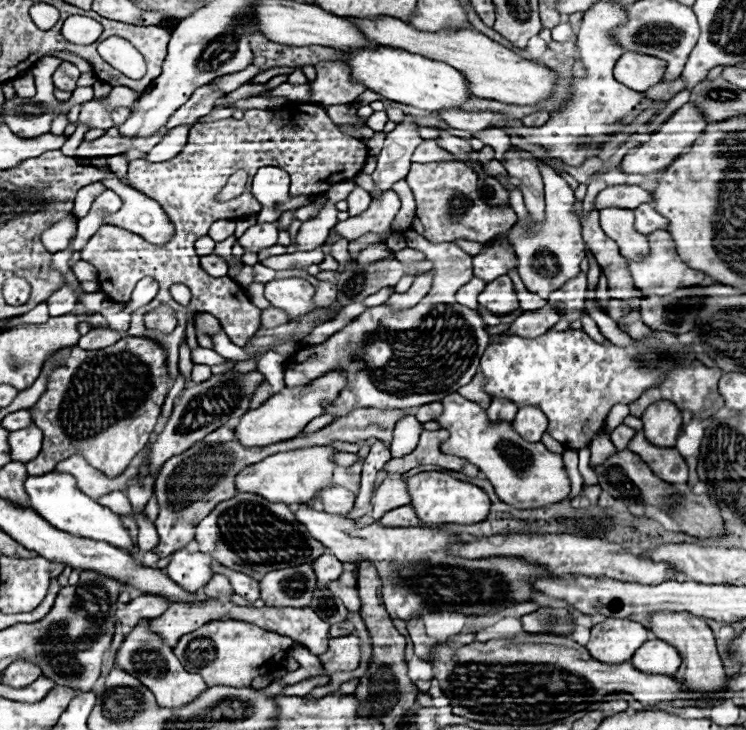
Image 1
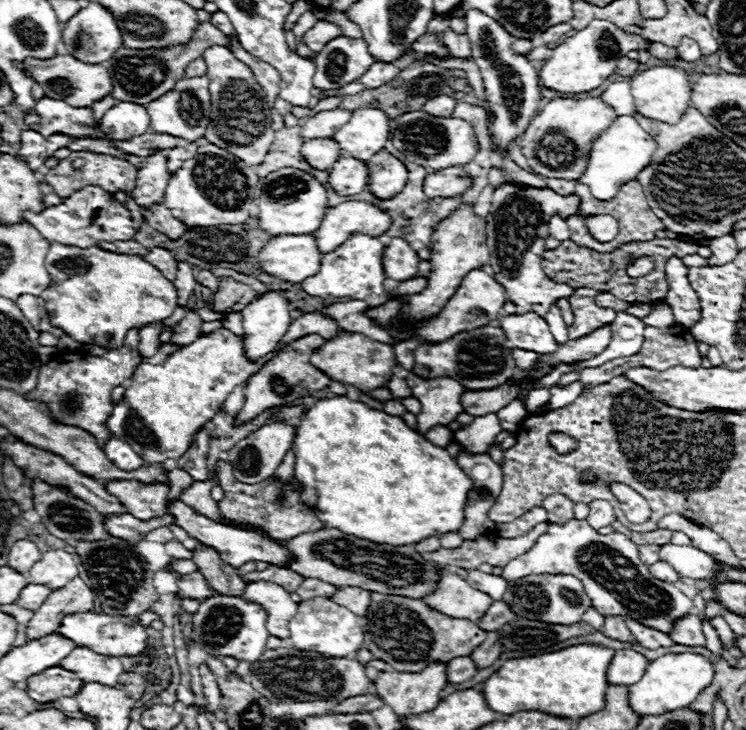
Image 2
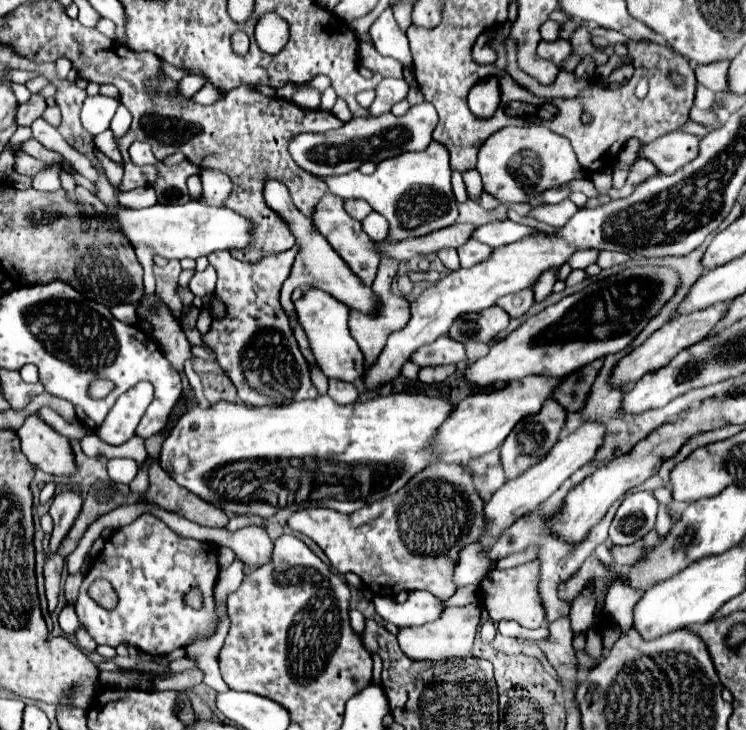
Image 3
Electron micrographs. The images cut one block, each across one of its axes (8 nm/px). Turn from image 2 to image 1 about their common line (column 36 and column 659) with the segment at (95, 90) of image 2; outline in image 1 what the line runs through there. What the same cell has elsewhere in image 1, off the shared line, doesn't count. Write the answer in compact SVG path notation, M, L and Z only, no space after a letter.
M624 52L614 68L616 80L636 92L646 92L648 88L660 84L664 72L666 72L664 60L638 52Z

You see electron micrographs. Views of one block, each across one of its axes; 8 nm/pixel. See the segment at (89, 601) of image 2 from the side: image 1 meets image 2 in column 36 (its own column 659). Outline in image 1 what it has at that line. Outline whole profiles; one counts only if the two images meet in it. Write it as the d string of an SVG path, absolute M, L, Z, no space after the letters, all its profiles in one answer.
M656 610L656 612L650 614L650 628L652 628L656 638L660 638L664 642L670 642L674 648L680 650L682 666L678 668L674 678L688 684L692 688L692 692L710 694L710 692L718 690L718 686L722 686L726 682L728 676L724 674L722 660L720 660L718 650L716 650L714 634L712 634L710 626L706 624L706 618L698 618L698 616L690 614L690 612Z

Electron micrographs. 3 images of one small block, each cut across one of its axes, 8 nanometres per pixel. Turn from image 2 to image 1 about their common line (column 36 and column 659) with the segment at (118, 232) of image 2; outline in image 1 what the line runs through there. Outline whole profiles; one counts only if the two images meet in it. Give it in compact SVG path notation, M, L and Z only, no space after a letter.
M640 204L636 210L636 230L644 236L650 236L654 230L668 230L668 220L656 212L652 204Z

